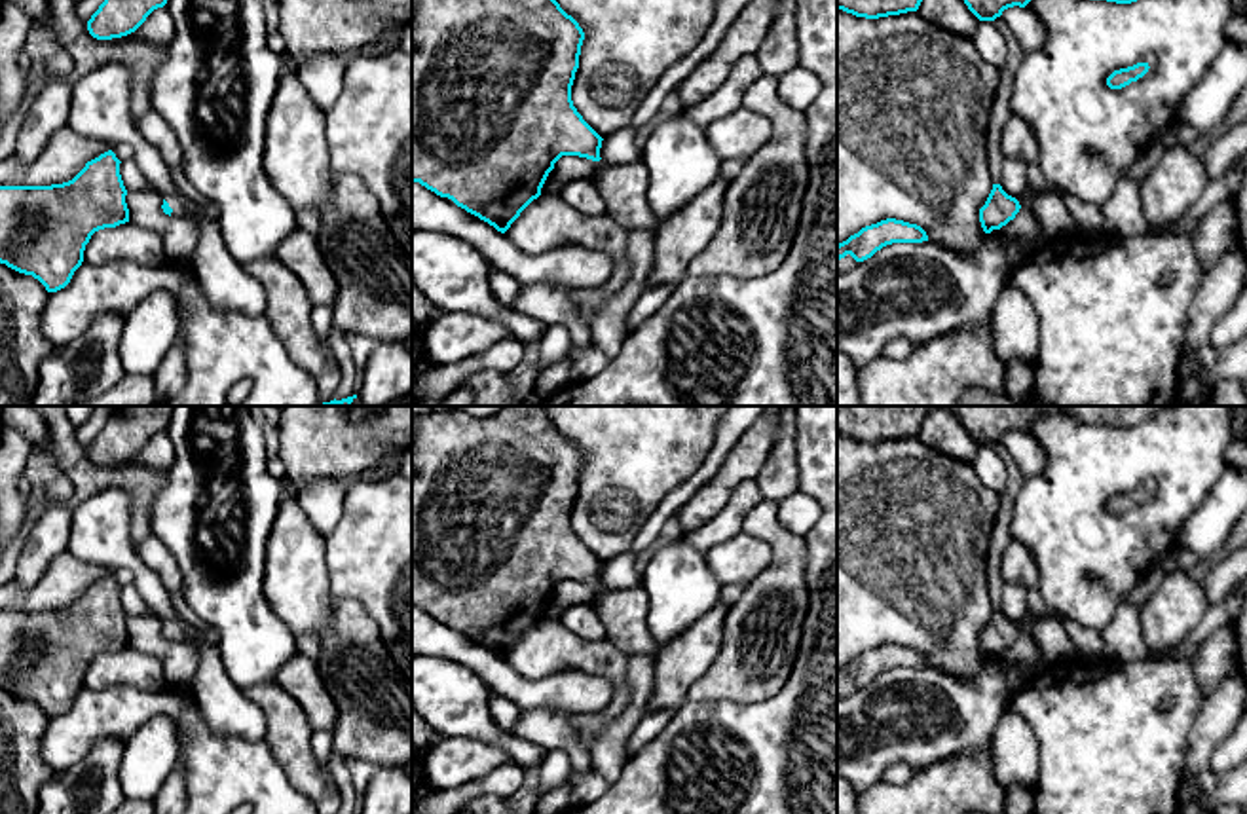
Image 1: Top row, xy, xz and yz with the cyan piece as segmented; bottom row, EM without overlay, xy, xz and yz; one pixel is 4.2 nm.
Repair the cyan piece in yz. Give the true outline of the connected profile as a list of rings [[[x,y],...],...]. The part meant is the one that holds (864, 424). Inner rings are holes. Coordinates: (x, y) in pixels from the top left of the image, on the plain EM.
[[[837,406],[837,435],[865,444],[917,436],[936,408],[953,414],[979,446],[995,446],[1008,433],[1025,433],[1038,416],[1131,429],[1163,406]]]

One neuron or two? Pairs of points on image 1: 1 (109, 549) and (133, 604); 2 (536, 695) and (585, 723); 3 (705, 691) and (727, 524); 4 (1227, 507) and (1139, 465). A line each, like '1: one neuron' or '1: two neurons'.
1: two neurons
2: two neurons
3: two neurons
4: two neurons

